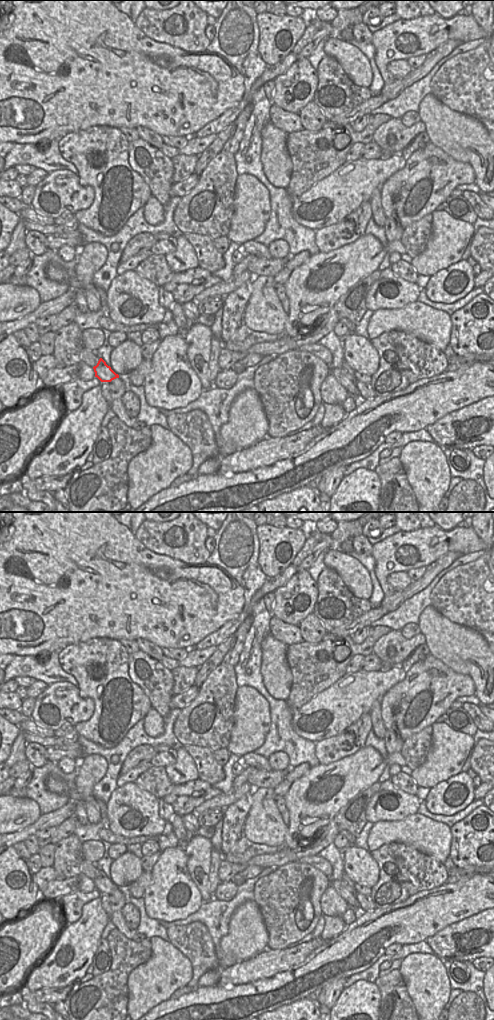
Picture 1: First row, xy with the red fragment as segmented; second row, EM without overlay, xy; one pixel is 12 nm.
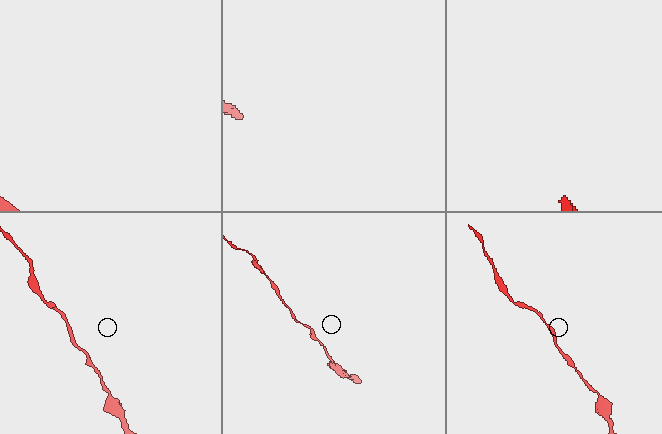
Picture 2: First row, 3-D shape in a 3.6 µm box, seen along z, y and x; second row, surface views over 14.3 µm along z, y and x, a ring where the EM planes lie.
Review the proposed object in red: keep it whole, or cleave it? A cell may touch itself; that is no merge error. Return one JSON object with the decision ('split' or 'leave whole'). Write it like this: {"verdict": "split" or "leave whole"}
{"verdict": "leave whole"}

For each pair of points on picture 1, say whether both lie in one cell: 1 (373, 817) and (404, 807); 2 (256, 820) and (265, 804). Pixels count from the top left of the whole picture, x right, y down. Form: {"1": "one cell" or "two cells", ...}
{"1": "one cell", "2": "one cell"}

